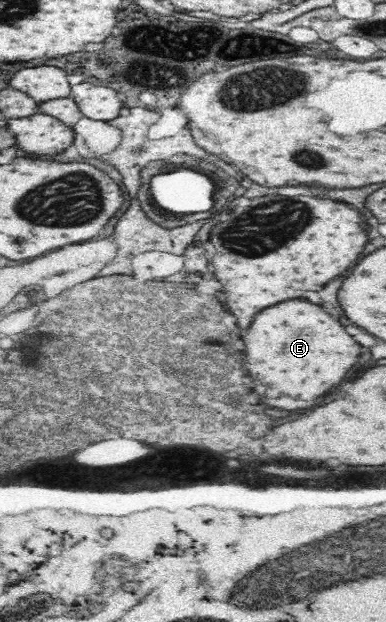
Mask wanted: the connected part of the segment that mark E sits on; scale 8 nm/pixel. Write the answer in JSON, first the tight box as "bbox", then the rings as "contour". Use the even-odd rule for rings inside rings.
{"bbox":[242,299,362,409],"contour":[[[290,299],[264,309],[256,317],[268,319],[256,319],[250,331],[242,335],[246,347],[244,367],[248,367],[248,375],[256,379],[260,399],[270,407],[308,409],[312,405],[324,405],[324,395],[340,385],[348,371],[358,363],[362,347],[318,305]],[[266,333],[270,333],[270,337]],[[268,391],[276,391],[276,395],[270,395]]]}

